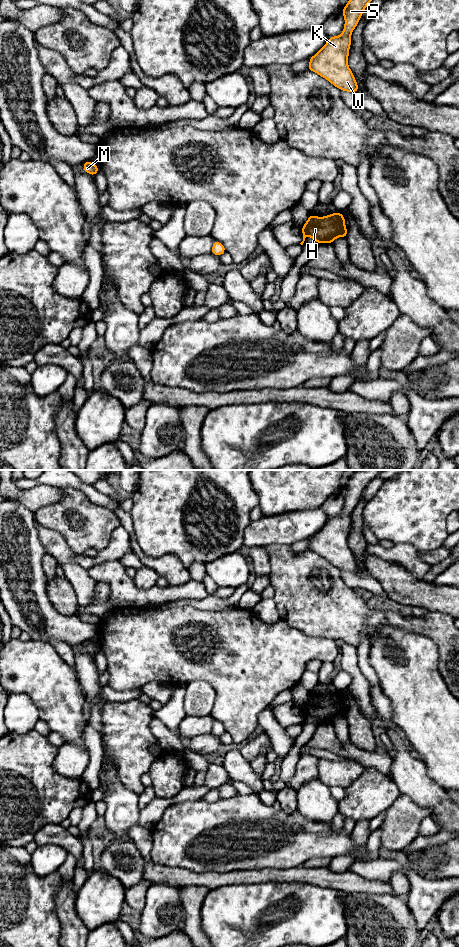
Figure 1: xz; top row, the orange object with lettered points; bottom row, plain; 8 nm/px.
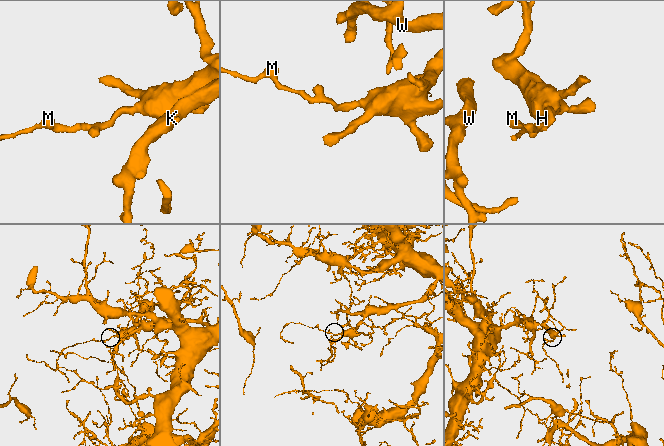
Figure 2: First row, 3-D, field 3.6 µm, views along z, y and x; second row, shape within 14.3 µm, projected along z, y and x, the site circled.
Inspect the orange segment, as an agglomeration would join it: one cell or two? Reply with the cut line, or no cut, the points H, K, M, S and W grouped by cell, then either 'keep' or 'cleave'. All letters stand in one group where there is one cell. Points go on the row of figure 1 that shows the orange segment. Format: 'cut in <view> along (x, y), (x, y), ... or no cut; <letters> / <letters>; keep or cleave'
no cut; H K M S W; keep

